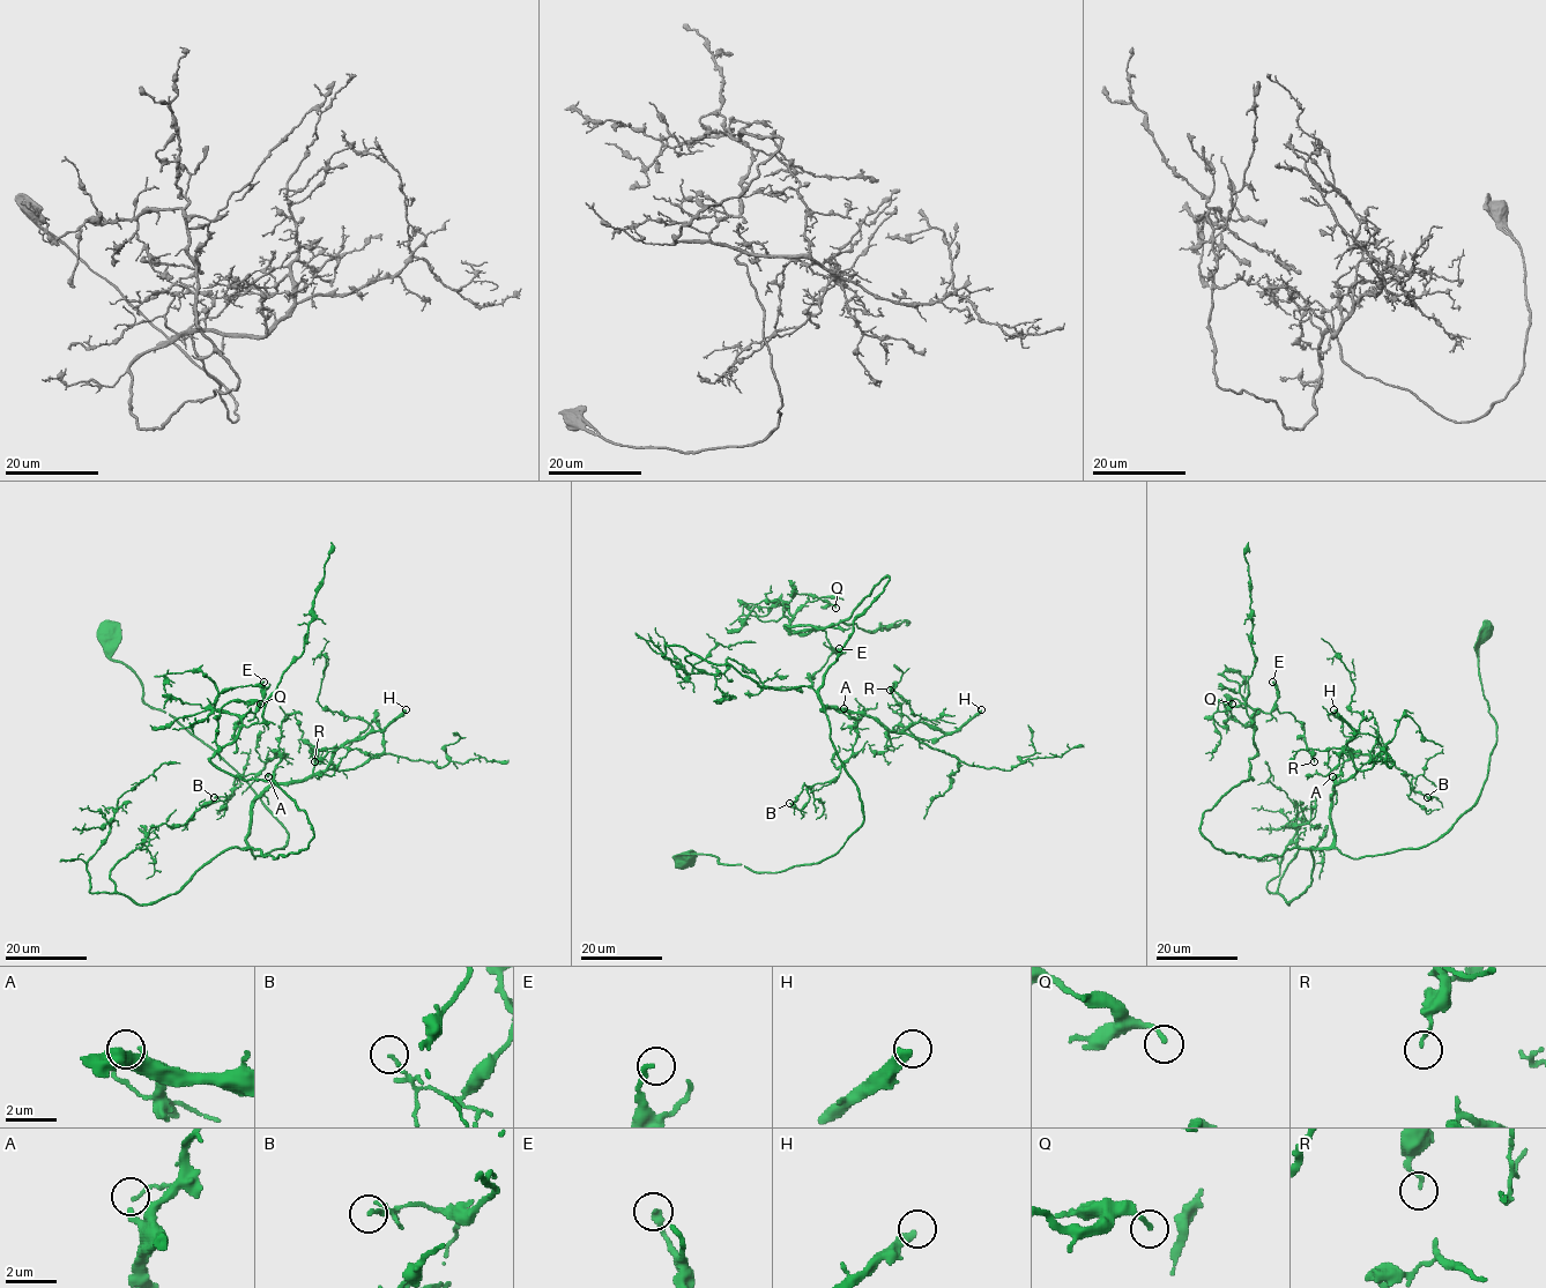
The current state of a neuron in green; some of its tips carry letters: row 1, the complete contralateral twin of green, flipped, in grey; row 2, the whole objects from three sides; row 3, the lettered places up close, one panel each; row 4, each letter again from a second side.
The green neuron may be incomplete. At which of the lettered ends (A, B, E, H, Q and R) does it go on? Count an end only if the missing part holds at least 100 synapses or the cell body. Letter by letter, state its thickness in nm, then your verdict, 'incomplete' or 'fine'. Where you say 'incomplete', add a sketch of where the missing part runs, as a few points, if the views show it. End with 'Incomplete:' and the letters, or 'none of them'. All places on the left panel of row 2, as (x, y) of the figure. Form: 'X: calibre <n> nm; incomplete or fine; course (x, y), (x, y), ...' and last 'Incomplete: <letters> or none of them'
A: calibre 110 nm; incomplete; course (268, 776), (264, 771), (238, 767), (246, 769), (262, 761), (274, 762)
B: calibre 140 nm; fine
E: calibre 200 nm; fine
H: calibre 360 nm; incomplete; course (406, 709), (414, 690), (403, 662), (383, 639), (376, 611), (379, 601), (356, 594), (347, 581)
Q: calibre 180 nm; fine
R: calibre 110 nm; fine
Incomplete: A, H

